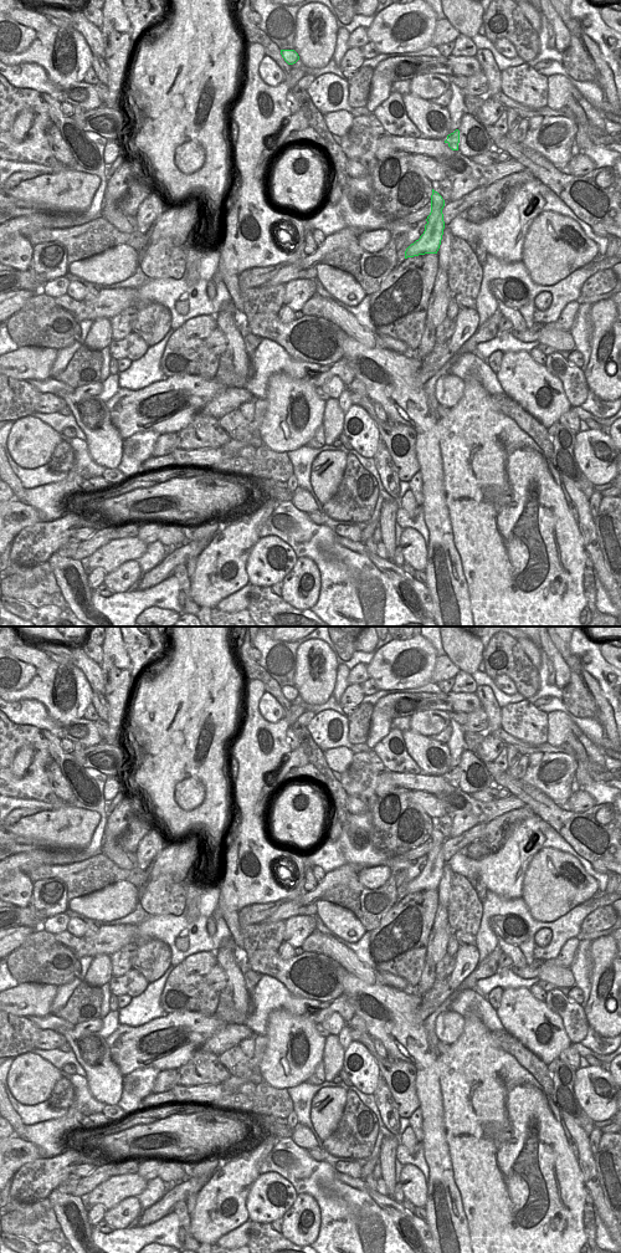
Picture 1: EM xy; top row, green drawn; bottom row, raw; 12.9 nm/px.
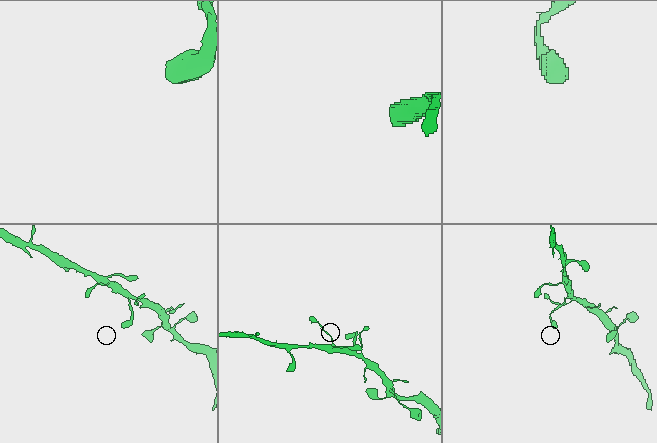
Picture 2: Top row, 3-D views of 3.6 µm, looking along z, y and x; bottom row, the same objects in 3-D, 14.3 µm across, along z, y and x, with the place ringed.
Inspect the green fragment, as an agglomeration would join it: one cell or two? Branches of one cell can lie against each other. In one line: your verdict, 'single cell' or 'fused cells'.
single cell

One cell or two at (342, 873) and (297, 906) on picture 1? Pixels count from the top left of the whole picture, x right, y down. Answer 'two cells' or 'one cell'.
one cell

